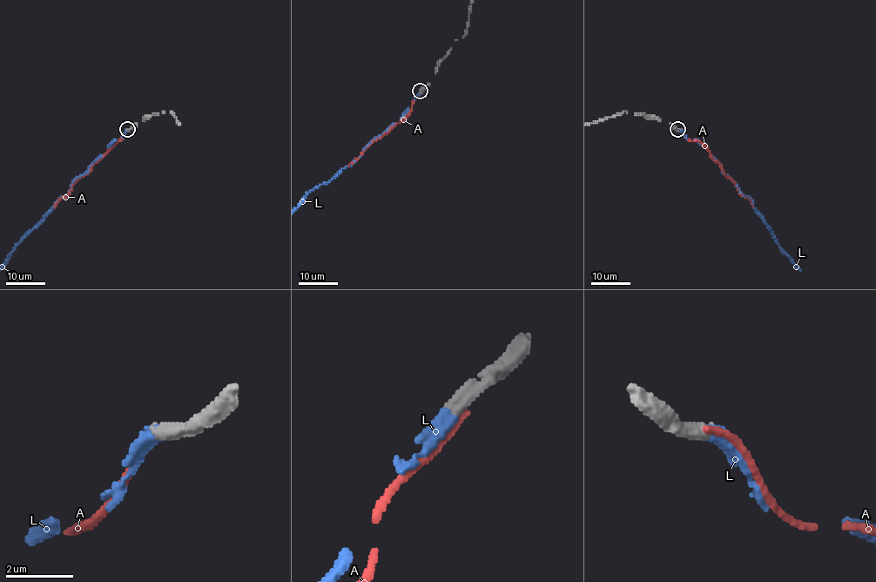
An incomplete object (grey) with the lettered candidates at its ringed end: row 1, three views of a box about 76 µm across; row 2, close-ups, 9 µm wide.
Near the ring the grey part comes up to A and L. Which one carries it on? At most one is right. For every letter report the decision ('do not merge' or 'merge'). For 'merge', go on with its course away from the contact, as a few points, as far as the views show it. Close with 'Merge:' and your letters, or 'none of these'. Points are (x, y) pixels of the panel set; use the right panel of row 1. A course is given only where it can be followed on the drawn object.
A: do not merge
L: merge
Merge: L

